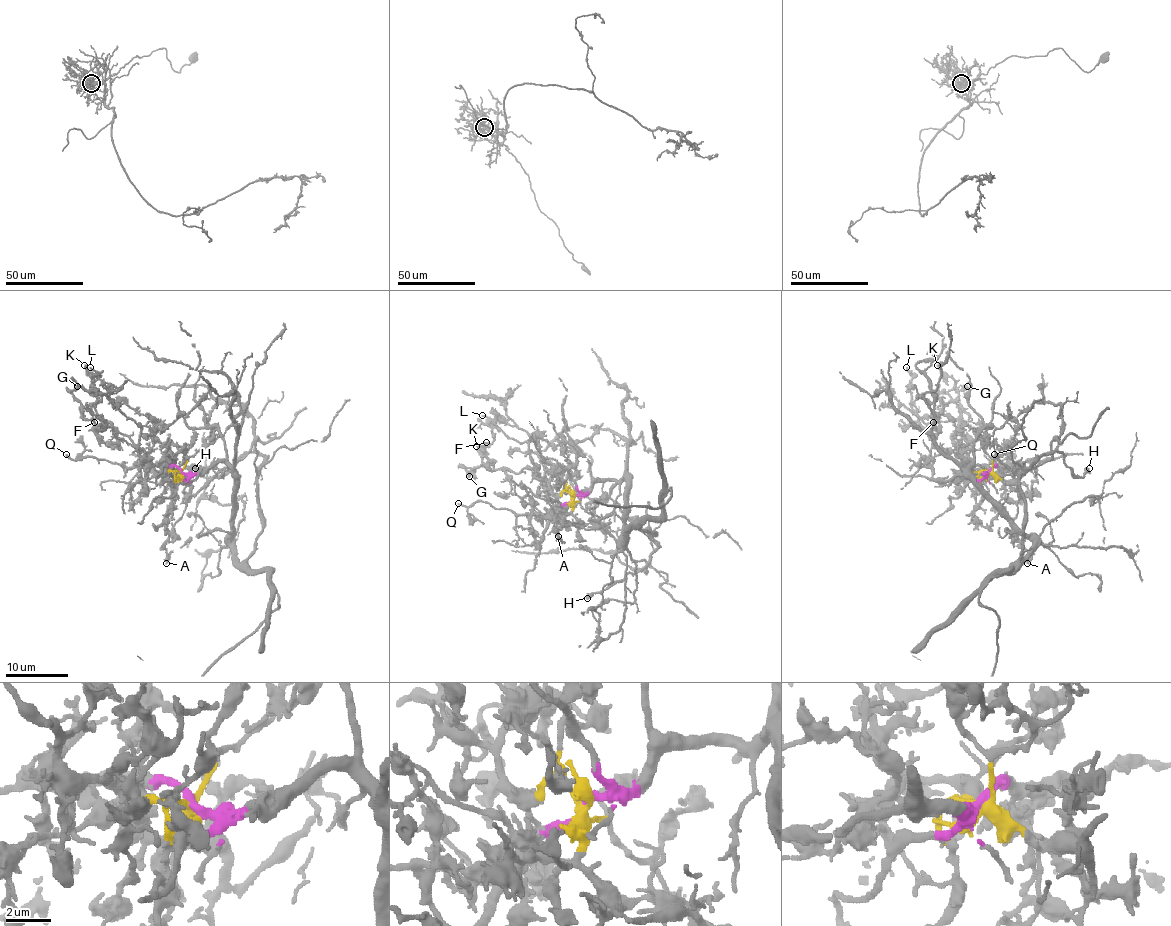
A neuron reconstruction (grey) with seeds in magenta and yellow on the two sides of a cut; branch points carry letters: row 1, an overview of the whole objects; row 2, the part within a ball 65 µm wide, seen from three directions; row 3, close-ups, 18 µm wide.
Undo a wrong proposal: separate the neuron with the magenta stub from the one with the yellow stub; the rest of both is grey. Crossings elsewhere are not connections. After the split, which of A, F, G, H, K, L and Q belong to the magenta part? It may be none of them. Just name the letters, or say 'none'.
H

